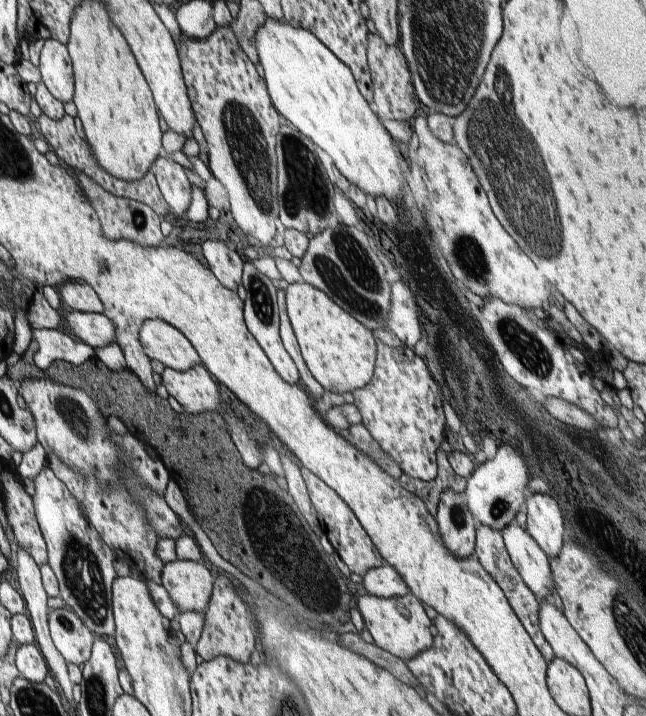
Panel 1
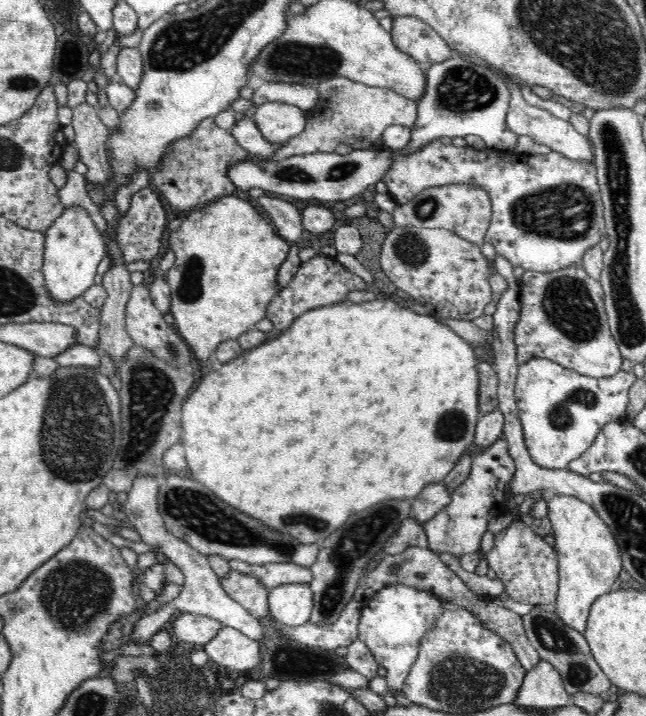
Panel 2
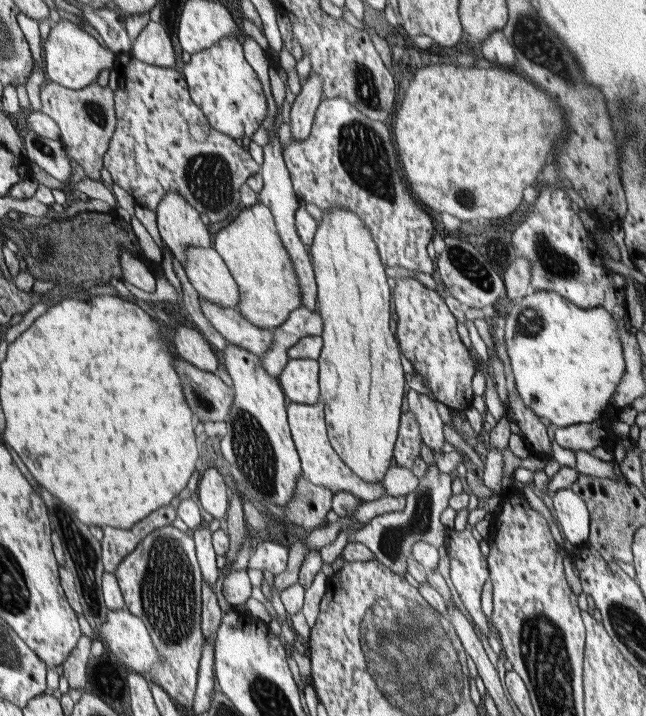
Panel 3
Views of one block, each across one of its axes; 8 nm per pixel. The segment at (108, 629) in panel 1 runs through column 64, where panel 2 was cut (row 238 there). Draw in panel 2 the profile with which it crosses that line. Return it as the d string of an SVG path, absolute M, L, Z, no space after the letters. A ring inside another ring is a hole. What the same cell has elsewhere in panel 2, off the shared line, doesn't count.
M440 140L428 142L420 152L414 154L396 154L392 158L392 166L382 176L388 188L388 194L396 200L396 204L406 204L414 196L422 194L426 188L438 186L480 186L486 190L492 202L492 220L490 230L486 234L484 244L496 248L496 254L506 258L514 266L522 266L524 270L550 272L560 270L572 264L582 266L582 258L586 250L596 248L602 238L606 238L606 220L604 220L604 202L600 200L598 172L594 164L588 160L568 160L568 156L550 150L550 154L530 156L530 154L514 154L514 152L498 152L492 148L476 150L476 148L456 148L444 146Z

